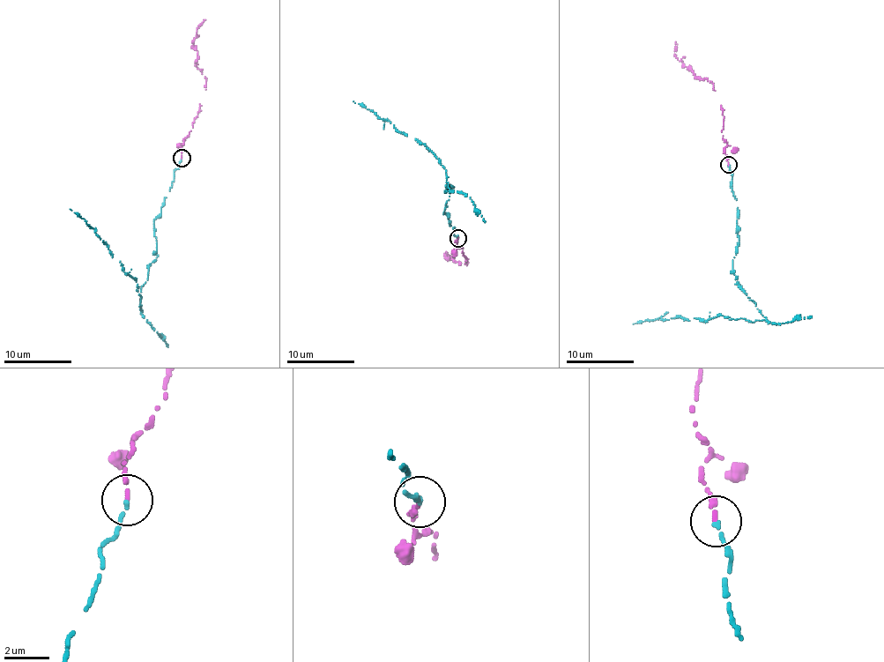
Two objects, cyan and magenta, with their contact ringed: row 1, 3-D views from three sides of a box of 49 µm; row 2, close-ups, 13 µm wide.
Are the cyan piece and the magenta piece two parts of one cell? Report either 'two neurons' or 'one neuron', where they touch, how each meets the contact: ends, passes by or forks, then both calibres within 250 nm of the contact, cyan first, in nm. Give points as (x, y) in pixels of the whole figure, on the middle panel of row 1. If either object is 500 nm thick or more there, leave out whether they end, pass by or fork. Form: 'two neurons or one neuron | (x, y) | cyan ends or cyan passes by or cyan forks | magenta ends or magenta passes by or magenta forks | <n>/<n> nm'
one neuron | (458, 238) | cyan ends | magenta ends | 200/180 nm

